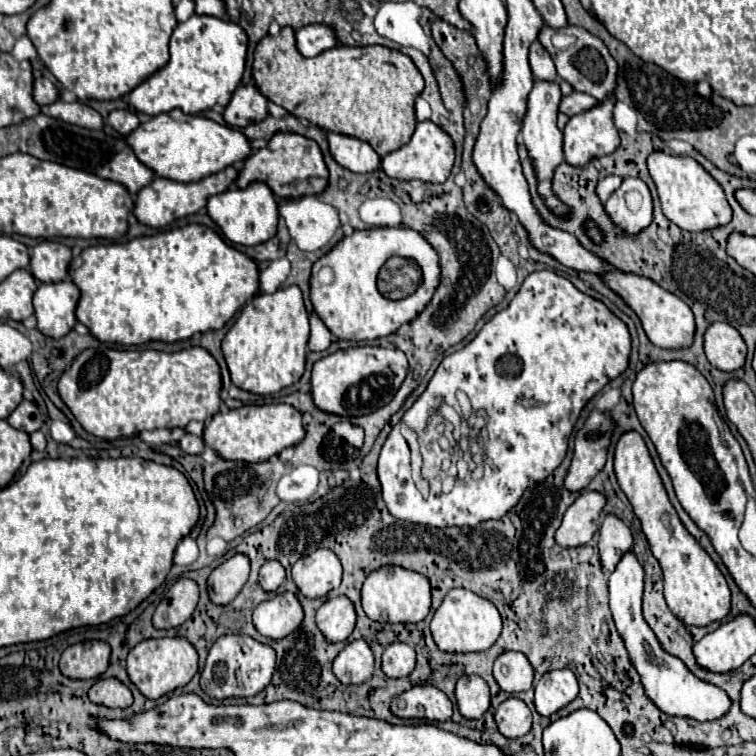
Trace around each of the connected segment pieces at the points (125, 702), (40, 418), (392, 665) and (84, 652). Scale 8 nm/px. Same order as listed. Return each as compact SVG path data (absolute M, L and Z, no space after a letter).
M99 678L89 690L89 700L107 708L129 708L133 694L117 678Z
M23 400L21 406L17 406L17 410L7 418L7 422L17 428L17 430L23 430L27 434L39 430L45 422L45 416L39 412L39 408L29 402L29 400Z
M393 642L383 652L383 672L389 678L409 676L415 668L415 650L409 644Z
M101 640L73 644L63 652L59 660L59 670L63 676L73 680L99 678L109 666L109 654L109 644Z

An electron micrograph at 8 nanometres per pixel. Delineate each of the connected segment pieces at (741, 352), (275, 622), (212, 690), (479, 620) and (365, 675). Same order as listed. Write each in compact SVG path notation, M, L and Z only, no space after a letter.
M713 322L713 326L709 326L705 332L705 354L715 368L735 372L745 364L747 346L731 324Z
M283 592L275 598L261 602L253 612L253 624L259 634L281 640L293 630L297 630L303 622L303 608L295 594Z
M229 634L229 636L221 636L211 646L205 668L201 672L201 688L207 696L215 700L249 698L259 694L271 682L273 670L275 670L275 654L271 646L261 644L249 636Z
M455 588L443 598L441 606L437 608L437 612L435 612L433 620L431 620L431 634L433 634L435 644L443 652L461 654L461 652L487 650L487 648L491 648L495 644L495 640L501 634L501 616L499 616L497 608L489 600L477 596L471 590Z
M365 640L349 642L333 662L333 674L341 684L363 684L373 674L373 652Z

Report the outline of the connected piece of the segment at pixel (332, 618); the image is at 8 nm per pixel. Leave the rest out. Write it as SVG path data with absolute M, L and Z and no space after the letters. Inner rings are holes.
M337 596L317 610L315 620L327 642L343 642L355 628L355 608L349 598Z

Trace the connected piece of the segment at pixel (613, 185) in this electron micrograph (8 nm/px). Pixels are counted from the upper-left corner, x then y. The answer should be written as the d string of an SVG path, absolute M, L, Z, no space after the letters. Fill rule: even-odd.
M605 176L605 178L601 178L601 182L597 184L597 194L599 194L599 198L601 198L603 202L607 202L609 196L621 186L621 182L623 182L621 176Z

